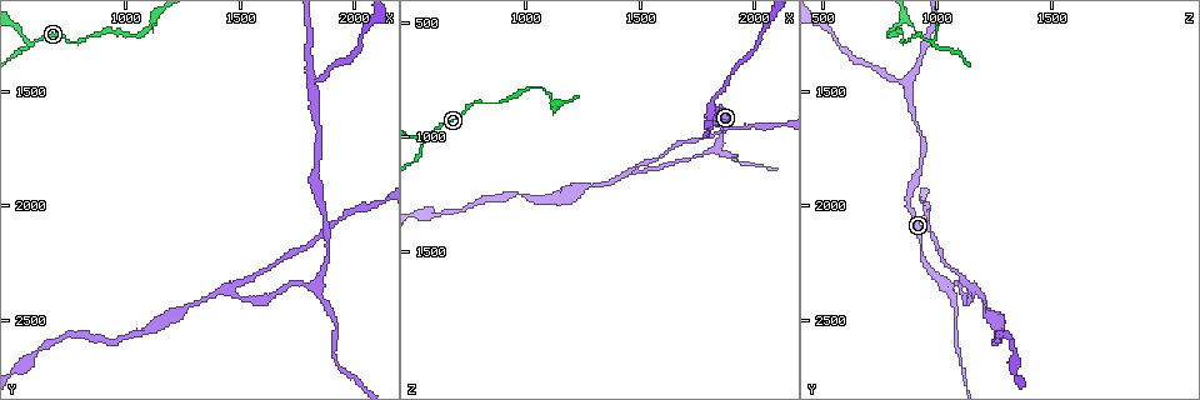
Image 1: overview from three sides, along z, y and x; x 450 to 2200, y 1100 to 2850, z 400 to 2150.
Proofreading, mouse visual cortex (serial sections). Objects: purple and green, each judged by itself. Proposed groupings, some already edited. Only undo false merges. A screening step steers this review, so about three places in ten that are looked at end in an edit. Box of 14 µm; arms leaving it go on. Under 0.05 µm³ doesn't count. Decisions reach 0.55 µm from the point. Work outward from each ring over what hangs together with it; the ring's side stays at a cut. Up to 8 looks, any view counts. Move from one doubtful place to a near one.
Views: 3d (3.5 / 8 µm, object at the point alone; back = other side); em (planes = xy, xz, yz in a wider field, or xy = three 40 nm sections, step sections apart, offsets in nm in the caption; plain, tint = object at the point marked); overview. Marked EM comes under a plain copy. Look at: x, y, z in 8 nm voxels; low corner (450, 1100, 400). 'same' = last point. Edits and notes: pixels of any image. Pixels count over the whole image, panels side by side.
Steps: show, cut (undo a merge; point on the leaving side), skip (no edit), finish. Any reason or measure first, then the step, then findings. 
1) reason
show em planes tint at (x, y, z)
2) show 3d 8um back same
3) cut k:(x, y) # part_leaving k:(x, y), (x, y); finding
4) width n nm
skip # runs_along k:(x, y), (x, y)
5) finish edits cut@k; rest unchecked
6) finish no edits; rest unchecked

abrupt turn
show 3d 8um at (570, 1280, 990)

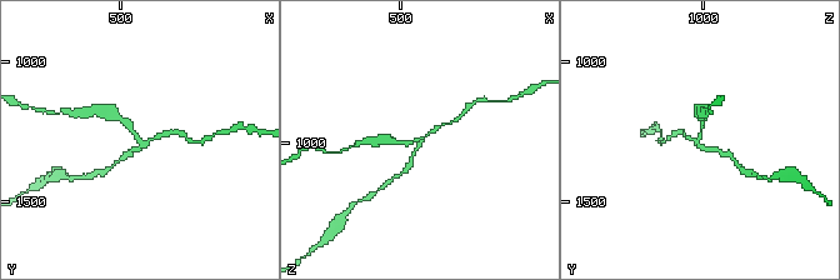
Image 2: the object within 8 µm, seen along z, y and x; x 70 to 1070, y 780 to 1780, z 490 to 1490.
shape alone is not enough
show em xy step 5 tint at (570, 1280, 990)

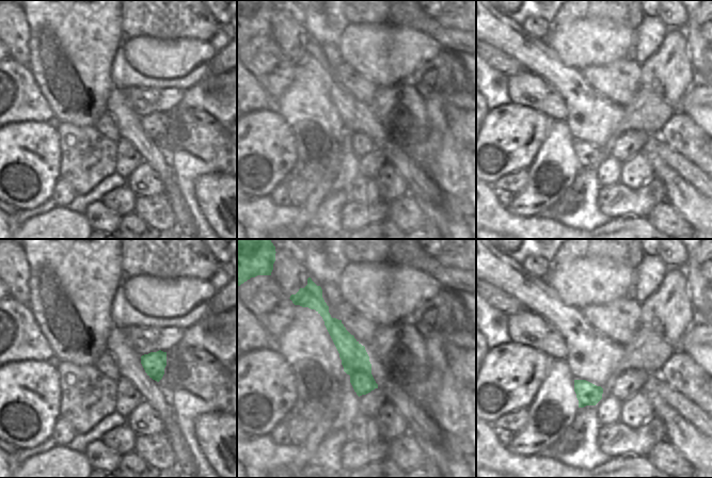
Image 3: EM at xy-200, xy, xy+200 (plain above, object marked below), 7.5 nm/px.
arm_widths 150, 150, 150 nm
cut 2:(128, 123) # part_leaving 2:(139, 136), (106, 104); two cells meet here

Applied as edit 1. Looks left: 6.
see it whole again
show overview

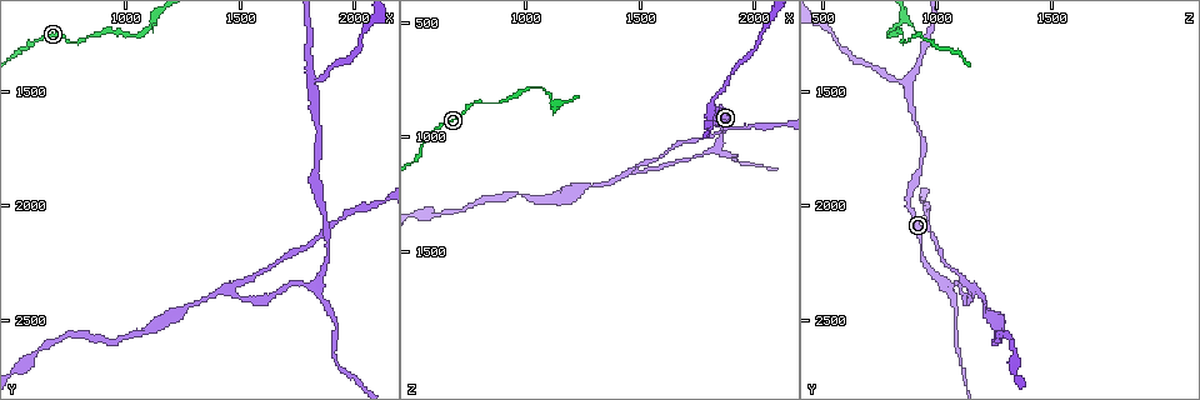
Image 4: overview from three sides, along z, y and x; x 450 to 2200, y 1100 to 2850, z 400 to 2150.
abrupt turn
show 3d 3.5um at (1070, 1240, 780)

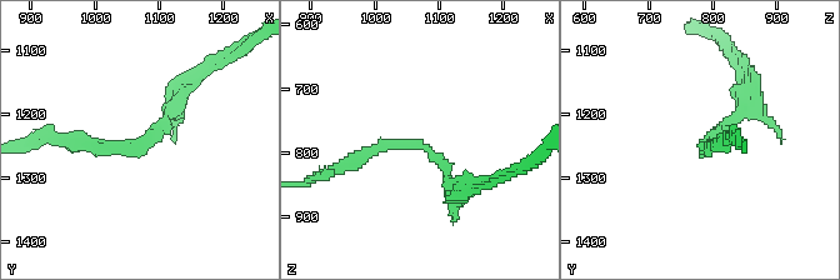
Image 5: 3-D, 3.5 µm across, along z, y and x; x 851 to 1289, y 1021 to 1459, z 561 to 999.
arm_widths 150, 200 nm; now the EM
show em xy step 1 tint at (1065, 1245, 785)

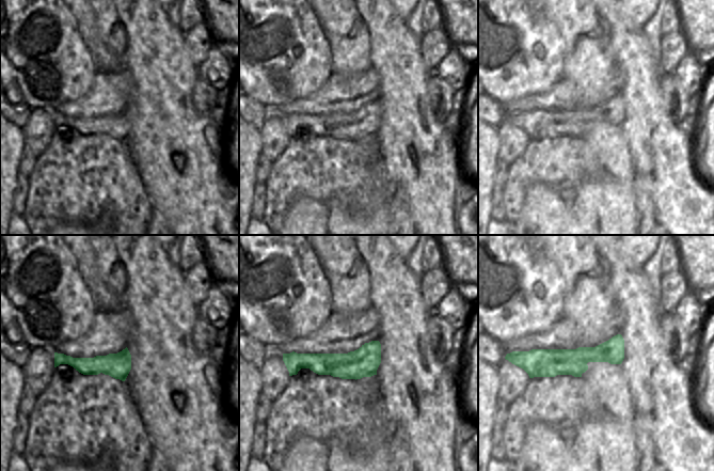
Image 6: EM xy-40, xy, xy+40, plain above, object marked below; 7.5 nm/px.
width 220 nm
skip # runs_along 5:(64, 136), (133, 148), (183, 90); all the same cell

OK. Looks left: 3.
abrupt turn
show 3d 3.5um back at (1810, 1470, 860)

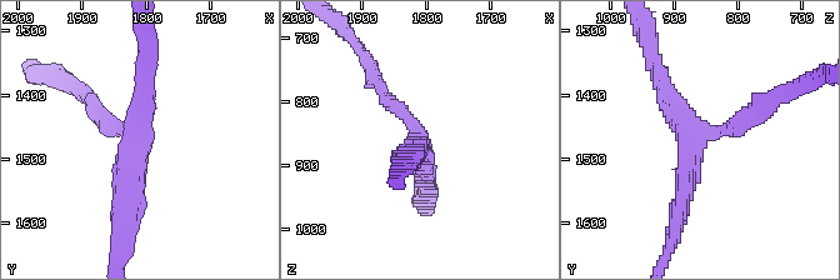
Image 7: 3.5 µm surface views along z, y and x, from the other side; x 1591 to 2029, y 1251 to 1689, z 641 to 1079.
arms 3; arm_widths 200, 250, 250 nm
show em planes tint at (1815, 1465, 870)

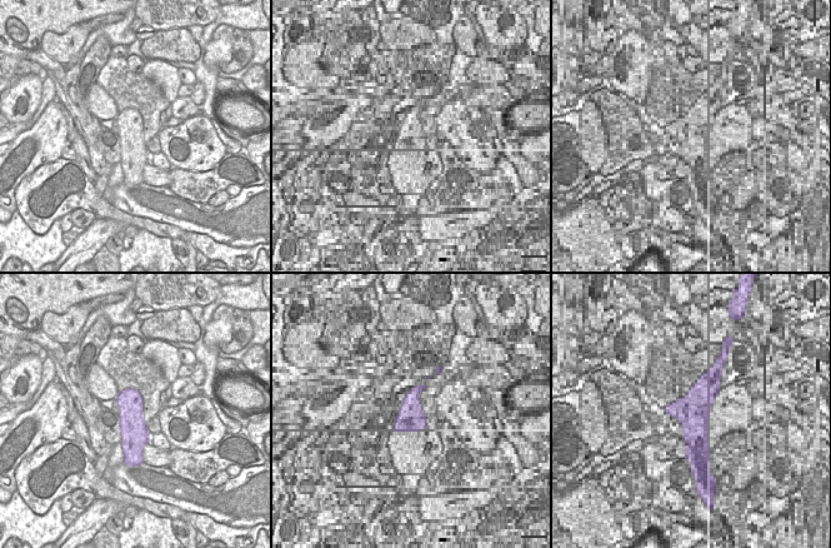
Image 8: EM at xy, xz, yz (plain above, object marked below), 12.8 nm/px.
another direction
show em xy step 3 tint same

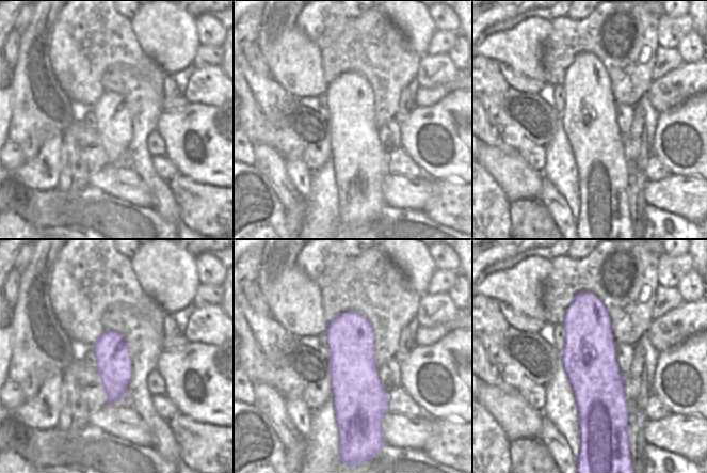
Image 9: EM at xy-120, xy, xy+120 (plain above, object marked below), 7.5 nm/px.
skip # runs_along 7:(675, 220), (691, 143), (755, 111); continuous, no second cell

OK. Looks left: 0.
finish edits cut@2; rest unchecked

